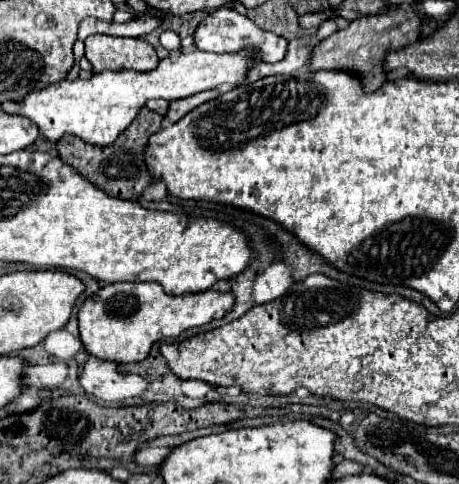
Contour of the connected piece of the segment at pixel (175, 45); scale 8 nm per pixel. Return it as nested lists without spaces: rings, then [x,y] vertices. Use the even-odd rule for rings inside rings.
[[[165,31],[160,37],[160,44],[168,51],[182,52],[181,40],[173,31]]]

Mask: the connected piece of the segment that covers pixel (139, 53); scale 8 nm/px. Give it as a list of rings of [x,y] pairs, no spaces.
[[[90,36],[86,38],[86,58],[92,62],[94,72],[102,70],[136,70],[150,72],[158,66],[154,48],[142,38],[114,38]]]

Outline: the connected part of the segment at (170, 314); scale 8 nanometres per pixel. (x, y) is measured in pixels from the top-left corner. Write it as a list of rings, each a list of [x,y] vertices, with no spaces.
[[[116,282],[106,284],[96,296],[88,298],[80,312],[80,338],[84,348],[100,358],[120,364],[142,362],[150,356],[152,344],[162,338],[174,338],[188,328],[224,318],[234,308],[232,292],[204,290],[198,294],[170,296],[158,282]]]

